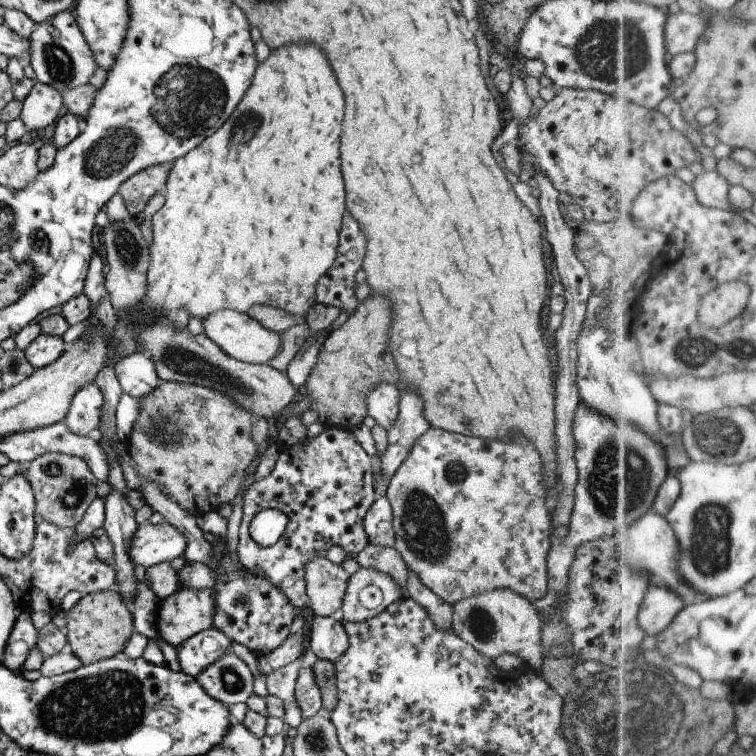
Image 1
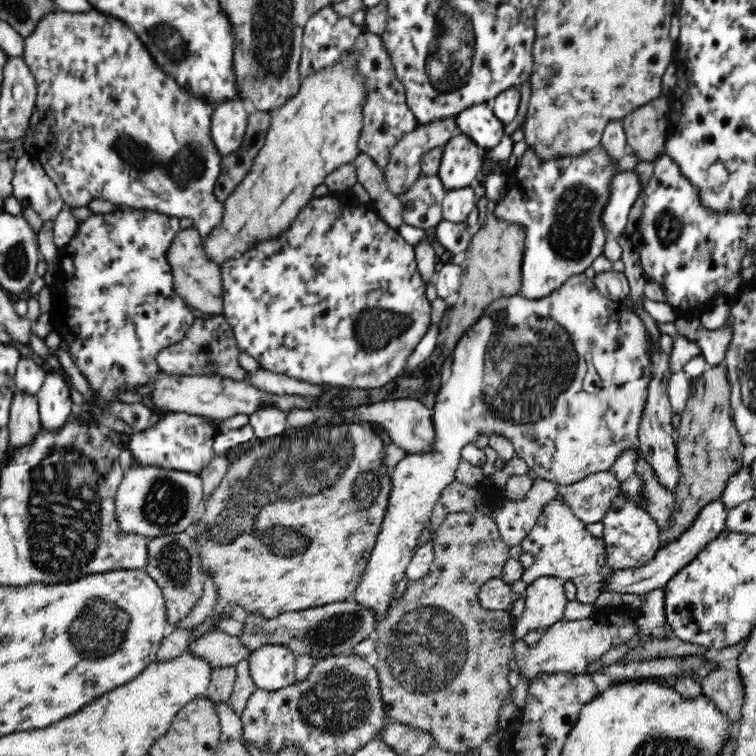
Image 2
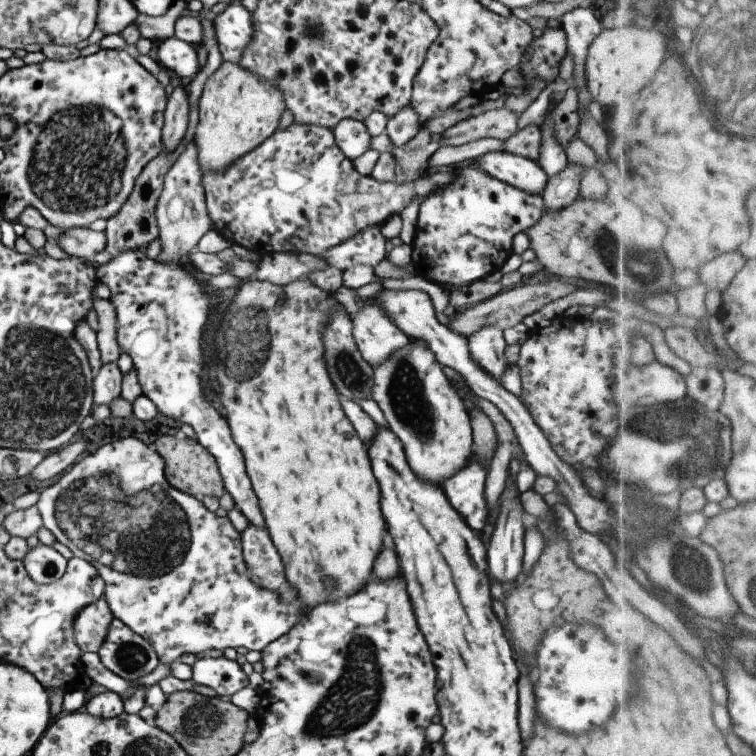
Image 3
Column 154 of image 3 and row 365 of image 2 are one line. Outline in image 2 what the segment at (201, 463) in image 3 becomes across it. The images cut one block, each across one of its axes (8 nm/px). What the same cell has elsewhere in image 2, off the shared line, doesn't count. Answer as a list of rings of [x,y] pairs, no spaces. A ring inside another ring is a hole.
[[[488,197],[486,224],[471,238],[461,264],[463,274],[460,290],[452,301],[450,320],[443,332],[444,342],[441,351],[442,372],[447,372],[451,358],[459,340],[479,321],[484,311],[498,299],[518,295],[521,289],[522,254],[524,254],[524,232],[518,226],[509,226],[504,220],[495,220],[494,208],[497,201]]]

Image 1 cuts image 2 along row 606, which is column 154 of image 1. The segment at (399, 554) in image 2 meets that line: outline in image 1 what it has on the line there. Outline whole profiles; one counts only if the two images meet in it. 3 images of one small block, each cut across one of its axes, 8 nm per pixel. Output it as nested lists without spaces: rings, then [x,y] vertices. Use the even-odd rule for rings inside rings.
[[[140,350],[118,360],[113,369],[121,390],[131,398],[147,396],[160,383],[153,360]]]

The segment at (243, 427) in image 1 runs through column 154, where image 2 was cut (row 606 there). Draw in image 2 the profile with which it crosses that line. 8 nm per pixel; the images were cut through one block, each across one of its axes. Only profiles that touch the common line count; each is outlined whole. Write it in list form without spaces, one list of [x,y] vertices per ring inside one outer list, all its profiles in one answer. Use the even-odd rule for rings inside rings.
[[[478,510],[466,512],[450,512],[446,514],[444,522],[440,528],[431,532],[430,542],[434,551],[434,560],[430,564],[431,568],[425,577],[416,581],[410,581],[407,590],[400,597],[393,598],[389,605],[387,616],[384,619],[377,620],[375,624],[374,640],[376,643],[376,653],[378,655],[375,668],[379,676],[381,688],[381,697],[384,702],[384,711],[388,720],[396,720],[398,723],[404,723],[412,728],[419,728],[434,737],[437,745],[450,752],[466,752],[466,750],[478,750],[478,747],[492,732],[499,728],[499,713],[503,706],[506,696],[511,692],[510,683],[508,683],[508,662],[515,658],[513,645],[515,644],[516,634],[515,620],[509,613],[500,611],[488,611],[482,607],[478,594],[482,586],[492,578],[501,578],[502,570],[506,560],[508,560],[509,546],[502,541],[500,531],[495,523],[495,519],[490,519]]]

